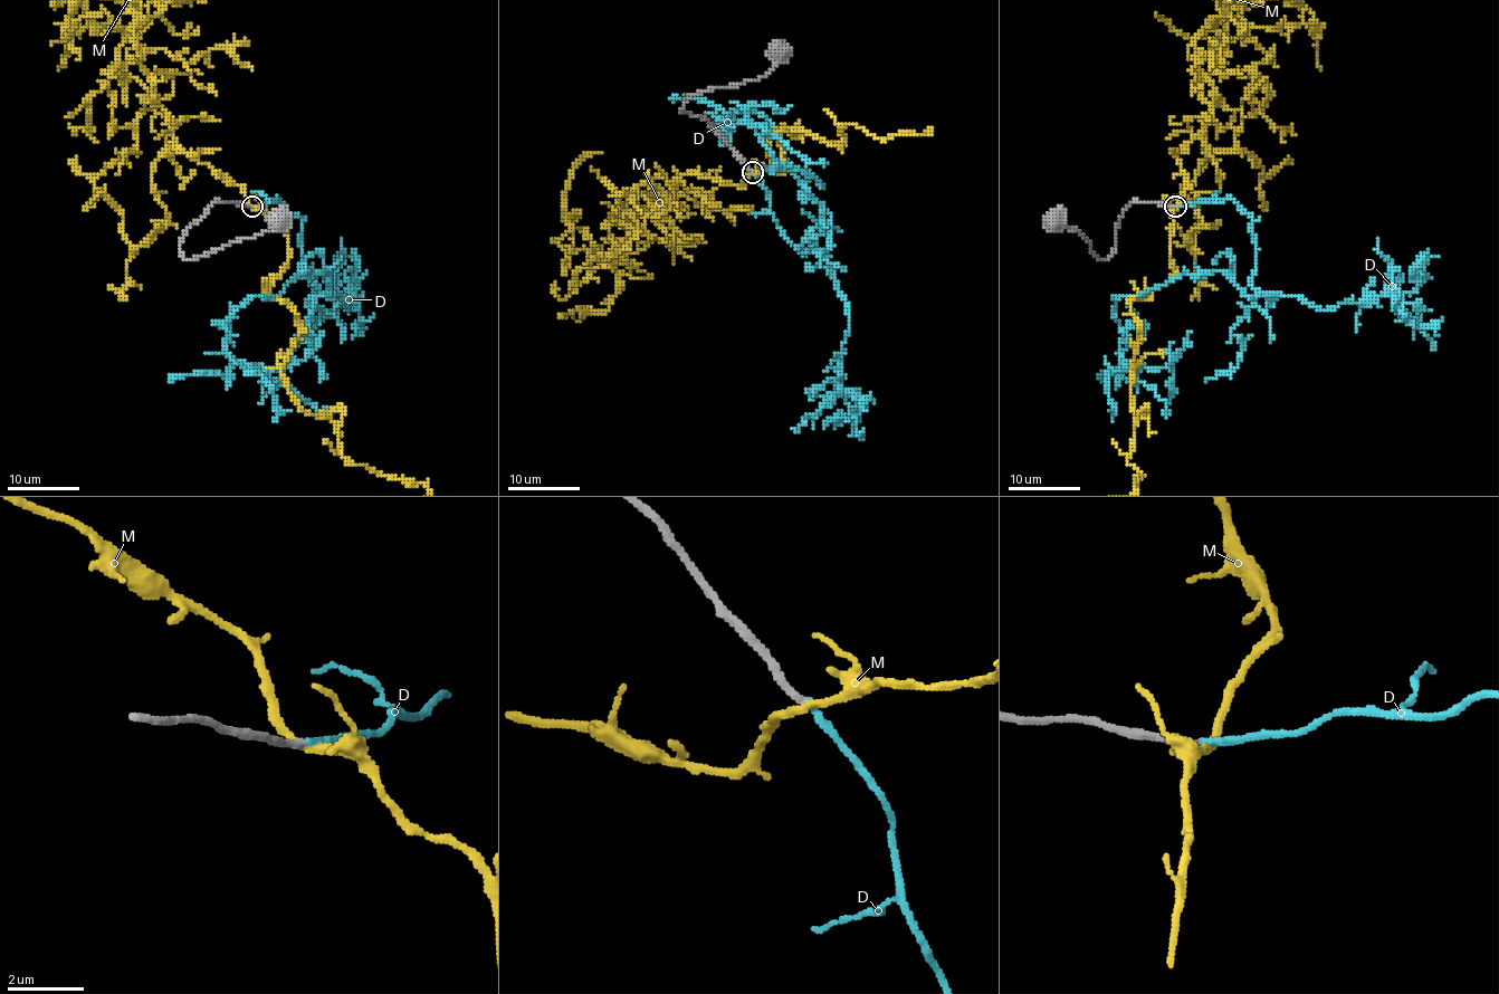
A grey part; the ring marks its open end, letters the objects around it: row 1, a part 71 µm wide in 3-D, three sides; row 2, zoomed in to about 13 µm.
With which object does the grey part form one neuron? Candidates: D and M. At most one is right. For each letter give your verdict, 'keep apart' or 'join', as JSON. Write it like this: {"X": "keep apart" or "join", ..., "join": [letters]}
{"D": "join", "M": "keep apart", "join": ["D"]}

